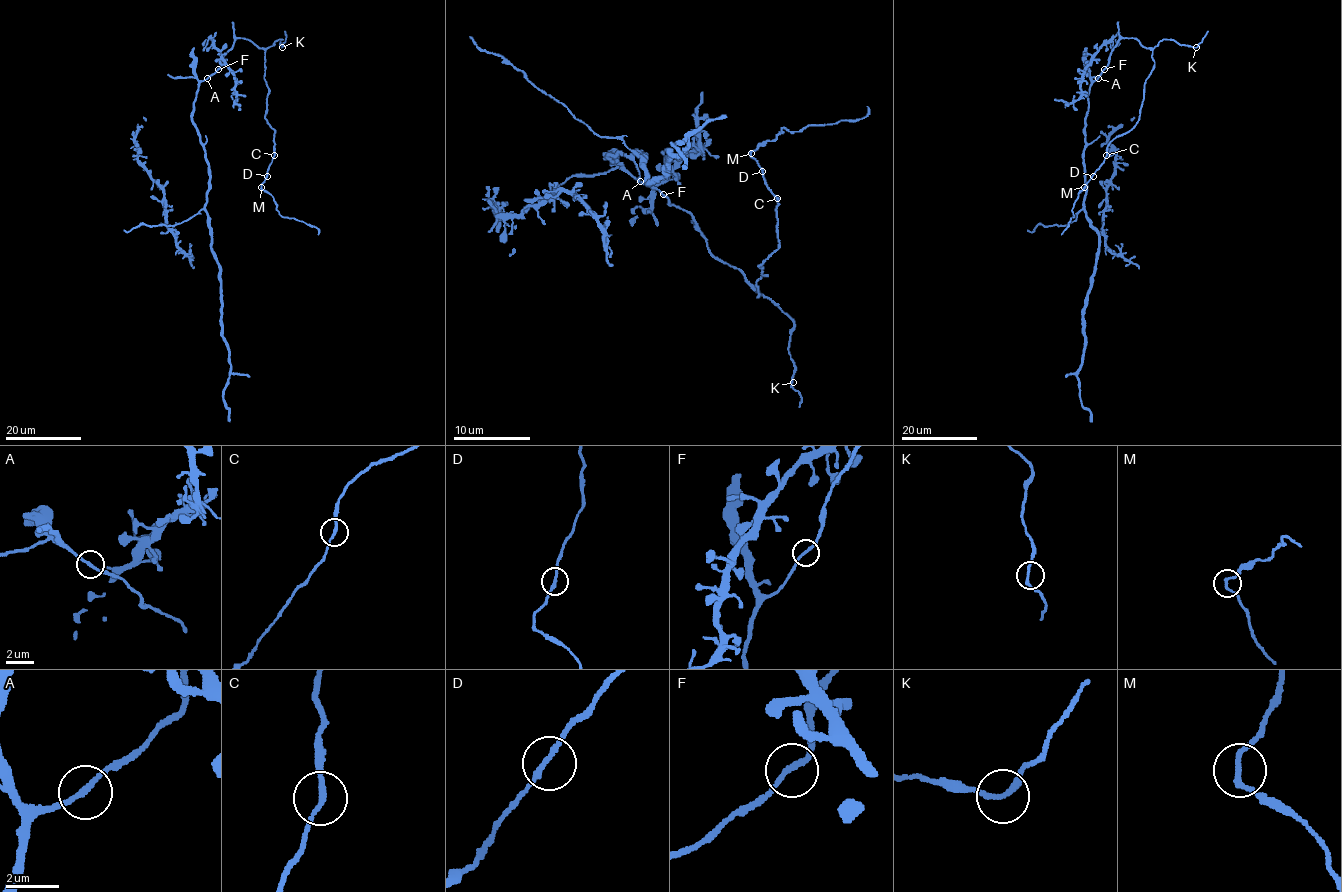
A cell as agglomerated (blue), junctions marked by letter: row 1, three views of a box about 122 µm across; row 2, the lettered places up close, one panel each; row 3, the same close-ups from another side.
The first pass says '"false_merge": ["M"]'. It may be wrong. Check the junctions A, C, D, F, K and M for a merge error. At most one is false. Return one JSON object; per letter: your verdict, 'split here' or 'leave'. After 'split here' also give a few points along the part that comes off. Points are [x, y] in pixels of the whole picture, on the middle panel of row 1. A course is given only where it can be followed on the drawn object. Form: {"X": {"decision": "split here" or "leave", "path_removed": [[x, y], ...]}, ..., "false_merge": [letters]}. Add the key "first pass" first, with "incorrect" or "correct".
{"first pass": "correct", "A": {"decision": "leave"}, "C": {"decision": "leave"}, "D": {"decision": "leave"}, "F": {"decision": "leave"}, "K": {"decision": "leave"}, "M": {"decision": "split here", "path_removed": [[750, 154], [779, 135], [781, 129], [793, 131], [858, 121], [868, 113], [866, 106]]}, "false_merge": ["M"]}

